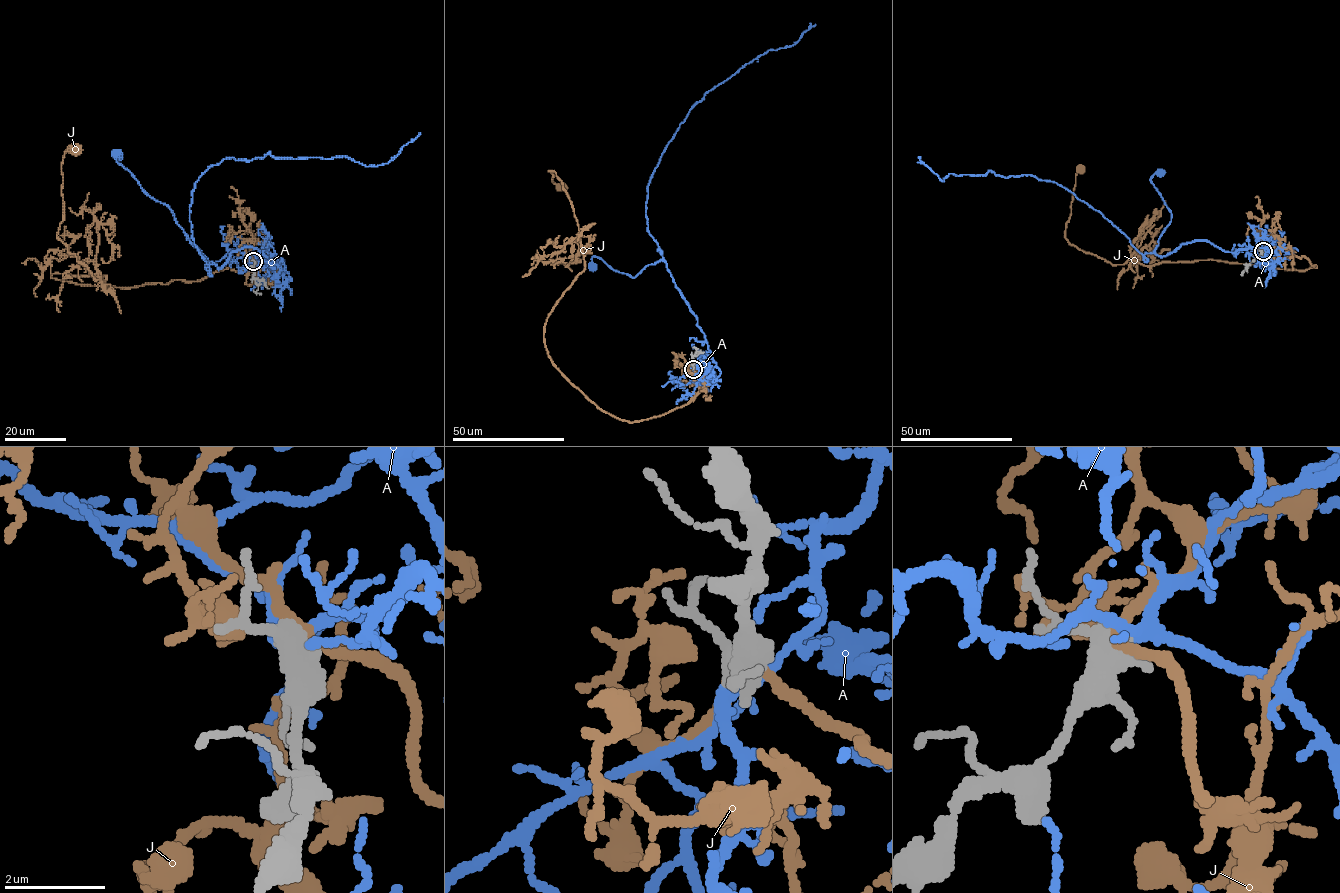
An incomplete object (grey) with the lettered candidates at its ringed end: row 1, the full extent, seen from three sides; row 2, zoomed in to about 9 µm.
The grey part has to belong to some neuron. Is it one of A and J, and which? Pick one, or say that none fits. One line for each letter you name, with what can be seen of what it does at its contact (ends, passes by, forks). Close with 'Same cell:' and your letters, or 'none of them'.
A: it forks
Same cell: A

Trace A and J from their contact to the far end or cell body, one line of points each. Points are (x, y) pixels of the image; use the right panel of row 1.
A: (1262, 250), (1272, 263), (1196, 240), (1145, 262), (1055, 182), (990, 170), (942, 181), (918, 156)
J: (1262, 250), (1316, 267), (1145, 266), (1130, 257), (1114, 265), (1085, 253), (1065, 233), (1083, 168)

